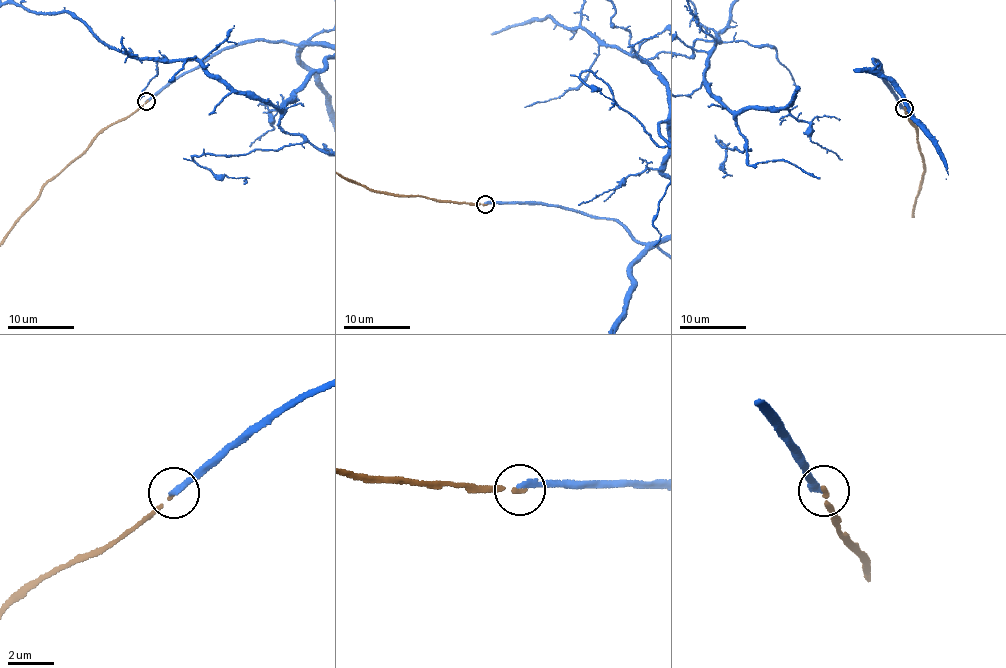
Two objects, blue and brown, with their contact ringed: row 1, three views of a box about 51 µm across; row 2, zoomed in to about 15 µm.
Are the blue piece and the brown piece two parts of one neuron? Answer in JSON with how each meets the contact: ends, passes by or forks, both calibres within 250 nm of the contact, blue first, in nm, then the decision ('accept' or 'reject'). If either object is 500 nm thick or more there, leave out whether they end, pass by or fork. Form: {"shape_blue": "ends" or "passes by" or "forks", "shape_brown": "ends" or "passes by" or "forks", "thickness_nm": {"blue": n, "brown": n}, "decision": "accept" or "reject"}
{"shape_blue": "ends", "shape_brown": "ends", "thickness_nm": {"blue": 240, "brown": 150}, "decision": "reject"}

